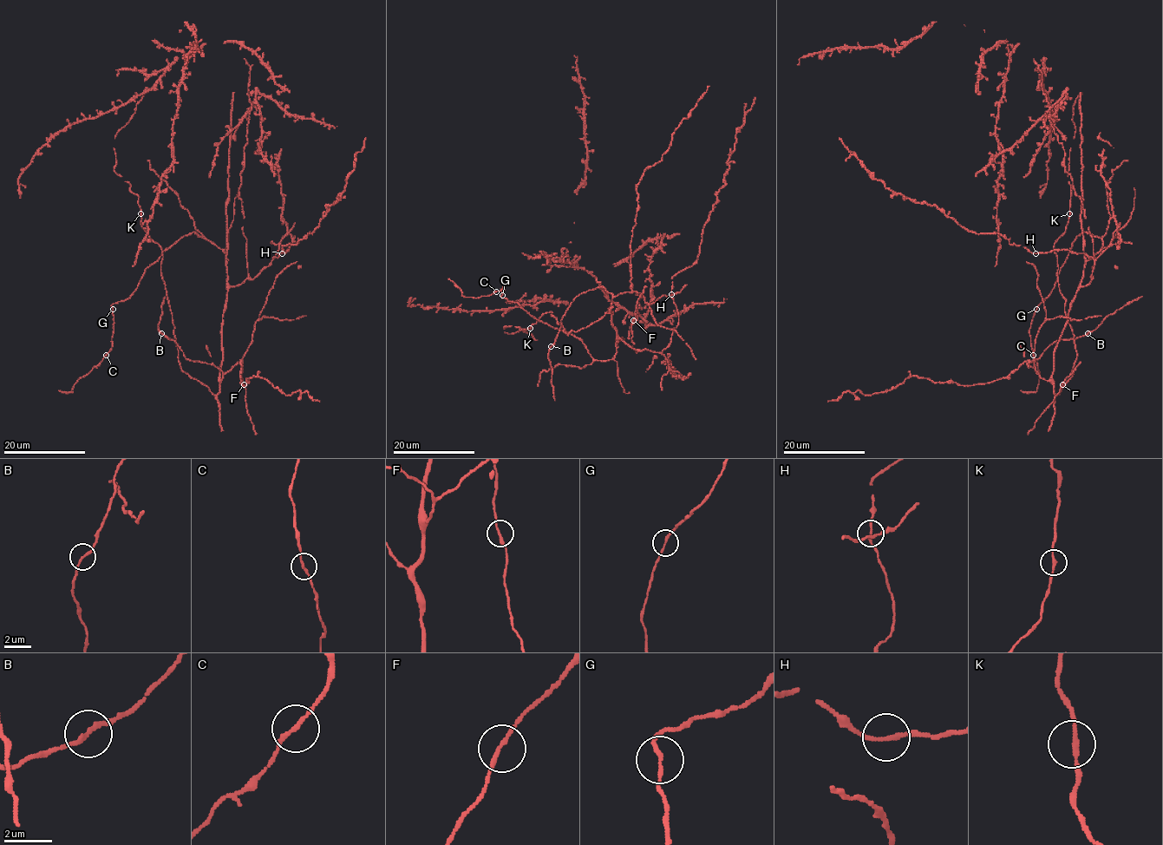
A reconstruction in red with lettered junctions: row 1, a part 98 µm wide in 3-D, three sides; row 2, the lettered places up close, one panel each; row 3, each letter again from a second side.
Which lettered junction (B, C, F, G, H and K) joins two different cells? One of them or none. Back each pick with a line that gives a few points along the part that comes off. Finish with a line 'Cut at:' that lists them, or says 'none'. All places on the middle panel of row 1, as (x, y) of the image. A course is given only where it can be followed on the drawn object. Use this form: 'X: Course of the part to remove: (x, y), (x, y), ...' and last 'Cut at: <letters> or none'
Cut at: none

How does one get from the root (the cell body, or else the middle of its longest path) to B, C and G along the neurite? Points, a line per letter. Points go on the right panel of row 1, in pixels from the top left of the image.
B: (1064, 308), (1076, 359), (1073, 375), (1056, 396), (1053, 385), (1029, 363), (1057, 340), (1074, 339), (1087, 333)
C: (1064, 308), (1076, 359), (1056, 396), (1054, 349), (1084, 265), (1102, 247), (1085, 232), (1035, 312), (1034, 355)
G: (1064, 308), (1076, 359), (1056, 396), (1054, 349), (1100, 238), (1075, 238), (1036, 308)

